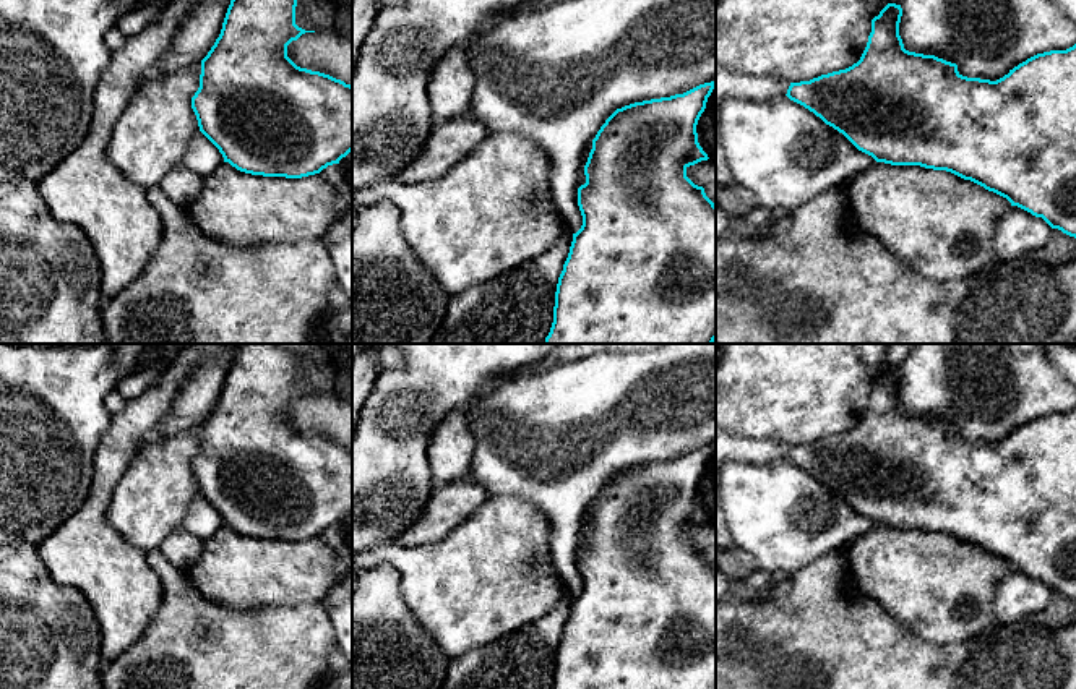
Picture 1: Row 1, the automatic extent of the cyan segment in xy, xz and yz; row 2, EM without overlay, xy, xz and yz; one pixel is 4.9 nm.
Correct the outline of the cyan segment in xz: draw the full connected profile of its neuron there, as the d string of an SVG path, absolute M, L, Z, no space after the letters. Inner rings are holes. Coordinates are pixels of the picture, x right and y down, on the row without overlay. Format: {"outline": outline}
{"outline": "M711 444L683 457L625 469L600 490L584 529L586 546L578 551L583 588L573 597L570 616L558 640L552 689L716 689L716 567L706 559L703 550L686 540L690 529L709 522L698 506L696 488L714 451L716 444Z"}

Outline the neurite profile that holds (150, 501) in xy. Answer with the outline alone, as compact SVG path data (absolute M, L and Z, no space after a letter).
M201 425L180 434L146 438L118 480L107 511L109 524L133 546L159 550L200 496L192 460Z

